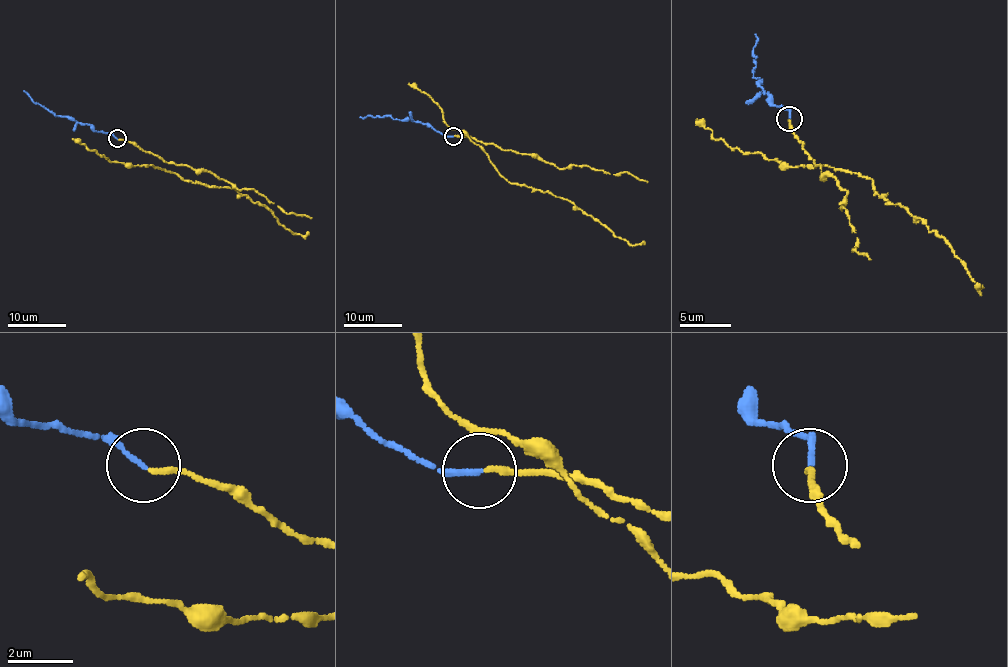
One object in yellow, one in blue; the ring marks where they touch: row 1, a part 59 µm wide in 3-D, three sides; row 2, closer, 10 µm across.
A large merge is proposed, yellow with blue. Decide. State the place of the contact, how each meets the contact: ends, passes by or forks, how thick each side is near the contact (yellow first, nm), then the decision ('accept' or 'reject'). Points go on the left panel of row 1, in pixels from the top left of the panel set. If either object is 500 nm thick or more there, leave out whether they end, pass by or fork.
(117, 138) | yellow ends | blue ends | 170/160 nm | accept

